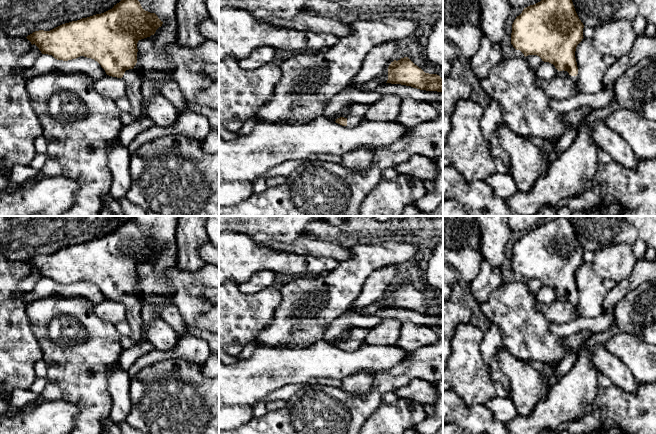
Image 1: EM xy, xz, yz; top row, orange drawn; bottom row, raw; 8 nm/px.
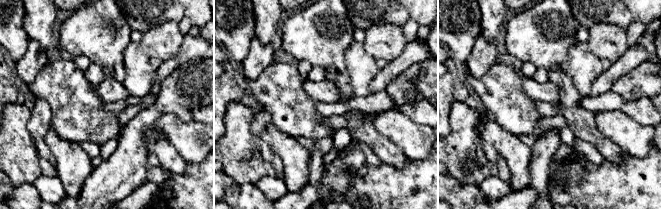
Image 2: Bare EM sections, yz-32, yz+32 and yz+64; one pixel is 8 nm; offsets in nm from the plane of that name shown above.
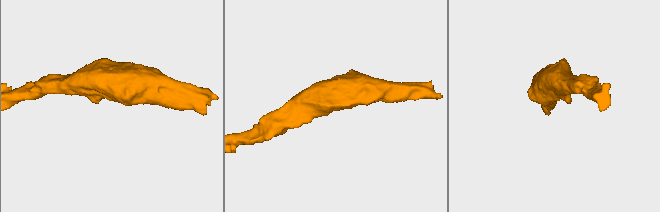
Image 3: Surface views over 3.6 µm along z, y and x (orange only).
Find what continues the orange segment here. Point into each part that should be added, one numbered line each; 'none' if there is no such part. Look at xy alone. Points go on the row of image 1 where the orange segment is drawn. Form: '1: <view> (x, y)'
1: xy (132, 79)

